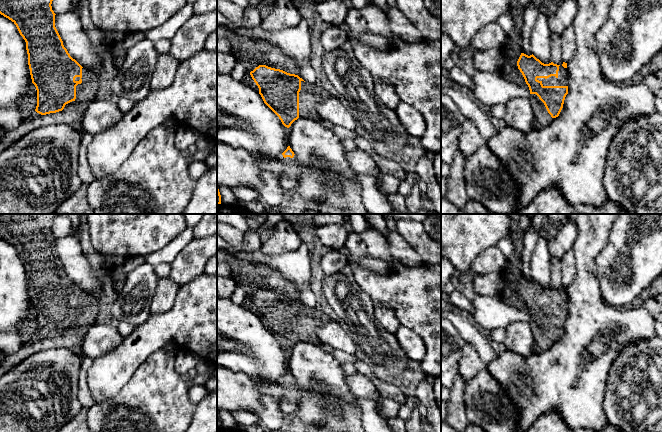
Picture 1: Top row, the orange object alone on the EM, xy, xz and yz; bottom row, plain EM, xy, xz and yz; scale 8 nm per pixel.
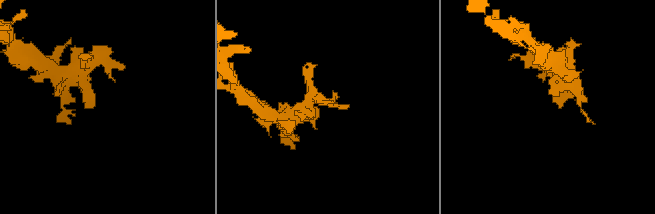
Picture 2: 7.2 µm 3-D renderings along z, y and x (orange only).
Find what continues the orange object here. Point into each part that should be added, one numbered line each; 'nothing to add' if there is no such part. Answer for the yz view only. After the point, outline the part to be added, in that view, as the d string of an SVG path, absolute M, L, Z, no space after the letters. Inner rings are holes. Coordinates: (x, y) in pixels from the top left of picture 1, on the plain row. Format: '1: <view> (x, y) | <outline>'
1: yz (562, 304) | M562 289L559 290L558 301L551 300L547 303L537 302L543 310L568 310L568 295Z

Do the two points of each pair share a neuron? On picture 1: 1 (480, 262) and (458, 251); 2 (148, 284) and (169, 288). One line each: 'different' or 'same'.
1: different
2: different

